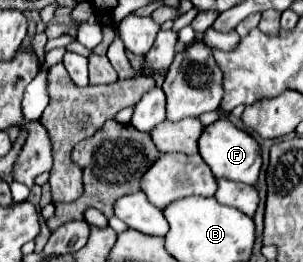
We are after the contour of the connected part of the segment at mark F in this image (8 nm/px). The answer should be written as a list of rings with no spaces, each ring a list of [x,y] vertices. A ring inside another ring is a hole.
[[[217,120],[215,124],[205,126],[205,130],[199,138],[199,154],[209,164],[215,178],[237,180],[237,182],[253,184],[253,186],[257,184],[257,178],[259,178],[259,172],[263,166],[261,148],[251,134],[247,134],[245,130],[239,130],[229,120]]]

